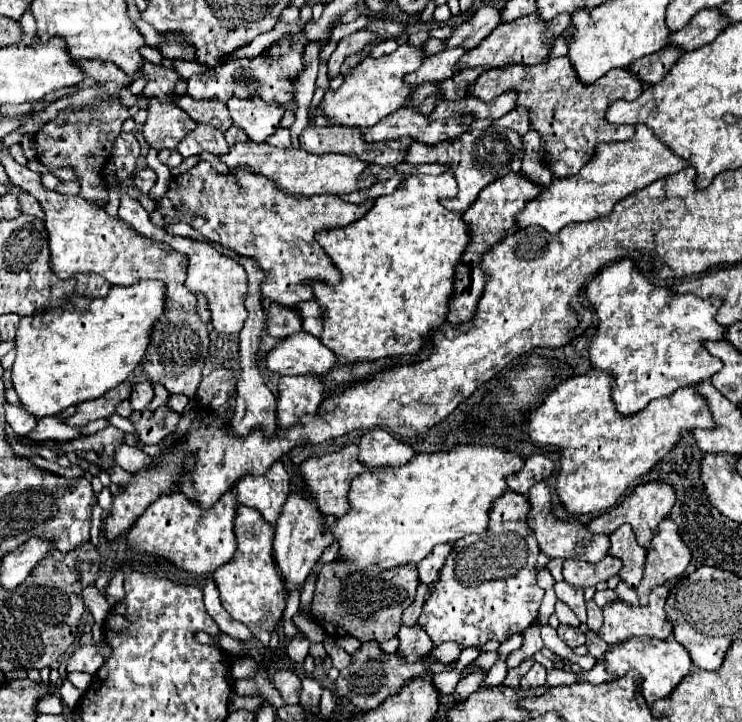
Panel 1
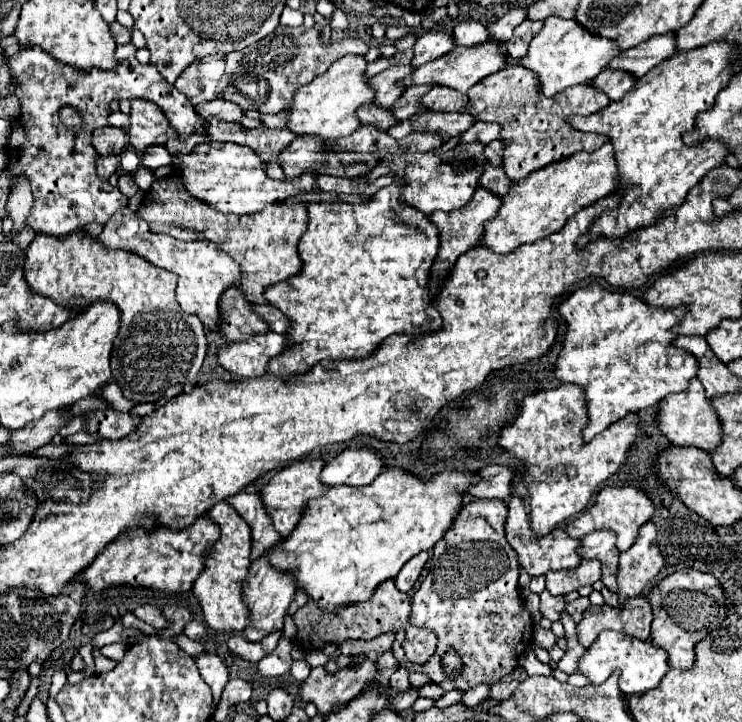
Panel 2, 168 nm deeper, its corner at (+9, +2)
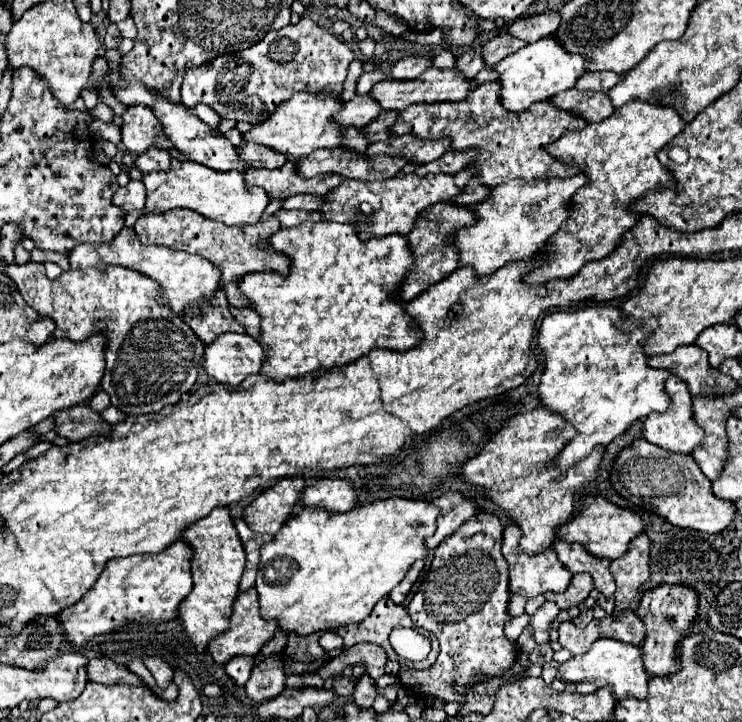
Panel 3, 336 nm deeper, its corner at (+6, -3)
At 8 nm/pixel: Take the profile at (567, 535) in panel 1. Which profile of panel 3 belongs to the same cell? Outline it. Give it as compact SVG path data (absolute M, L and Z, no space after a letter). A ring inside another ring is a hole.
M509 524L503 532L503 556L509 562L509 590L515 594L521 594L525 598L537 596L537 594L545 594L547 590L553 592L565 592L565 588L569 586L573 574L561 564L561 560L557 558L555 548L547 548L543 554L537 556L529 556L525 552L521 552L519 548L519 540L521 540L521 528L517 524Z

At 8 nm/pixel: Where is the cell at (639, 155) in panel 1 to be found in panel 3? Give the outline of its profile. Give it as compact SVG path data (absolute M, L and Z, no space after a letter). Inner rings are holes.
M579 172L571 178L543 178L535 182L525 180L509 180L491 188L489 200L475 204L479 222L473 226L465 226L459 230L455 244L461 252L461 266L475 266L475 272L491 274L499 270L503 264L513 260L533 258L537 252L545 248L549 238L559 232L563 222L571 216L573 194L589 182L585 172Z

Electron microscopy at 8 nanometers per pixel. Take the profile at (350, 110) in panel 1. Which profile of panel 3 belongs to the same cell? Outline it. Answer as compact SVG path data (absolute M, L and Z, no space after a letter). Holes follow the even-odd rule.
M299 90L289 100L281 102L269 120L255 124L251 132L243 134L243 140L271 146L287 158L305 158L317 148L337 148L343 140L343 128L333 120L333 114L337 114L343 104L345 102L335 92L323 90L319 94L311 94L307 90Z

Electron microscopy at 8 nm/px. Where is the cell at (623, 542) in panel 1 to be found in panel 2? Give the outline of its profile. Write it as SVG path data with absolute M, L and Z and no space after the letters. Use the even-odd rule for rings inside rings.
M594 531L580 539L578 555L582 559L596 559L602 563L602 583L612 593L616 591L616 571L618 571L618 549L614 531Z

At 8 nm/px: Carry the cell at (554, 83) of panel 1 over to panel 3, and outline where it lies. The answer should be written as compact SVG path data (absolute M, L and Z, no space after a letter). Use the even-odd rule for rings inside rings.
M493 80L493 82L485 82L481 86L477 86L475 92L469 94L469 98L461 100L461 102L441 102L441 104L413 104L405 110L399 112L399 118L393 126L393 134L415 134L419 138L443 138L449 136L453 140L451 148L453 150L461 150L461 148L469 148L475 146L479 148L479 156L473 164L477 164L481 168L481 180L485 186L497 186L503 184L507 180L515 180L515 178L523 178L523 180L541 180L541 178L569 178L573 174L579 172L579 168L575 164L563 164L561 160L557 160L555 156L551 156L547 152L547 146L551 142L555 142L567 128L571 130L579 130L587 124L587 120L571 110L563 110L557 108L551 100L543 100L533 104L529 110L525 112L509 112L505 110L503 102L501 102L501 82Z

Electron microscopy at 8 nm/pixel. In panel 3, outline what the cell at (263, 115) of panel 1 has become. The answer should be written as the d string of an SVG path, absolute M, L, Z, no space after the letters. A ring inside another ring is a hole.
M197 104L195 108L193 108L193 114L195 116L199 116L209 128L217 128L219 126L219 122L221 122L221 116L213 110L213 108L209 108L209 106L205 106L205 104Z

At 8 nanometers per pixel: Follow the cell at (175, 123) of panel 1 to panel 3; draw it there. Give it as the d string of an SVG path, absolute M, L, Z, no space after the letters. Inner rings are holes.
M141 104L127 108L123 114L121 140L131 156L141 156L141 152L147 152L149 146L161 146L163 150L173 148L153 110Z

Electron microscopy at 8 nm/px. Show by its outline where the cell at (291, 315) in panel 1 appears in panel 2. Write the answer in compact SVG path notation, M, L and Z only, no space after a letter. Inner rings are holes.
M234 287L226 289L220 299L220 315L222 323L218 325L218 331L228 341L244 341L252 335L266 333L266 323L250 309L250 303L244 301L242 293Z

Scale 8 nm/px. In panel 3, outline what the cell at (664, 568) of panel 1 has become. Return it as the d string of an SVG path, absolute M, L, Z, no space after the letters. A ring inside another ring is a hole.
M647 534L637 536L629 544L627 556L611 562L611 572L617 582L615 590L615 610L621 612L629 608L641 590L641 586L649 580L649 548L651 540Z

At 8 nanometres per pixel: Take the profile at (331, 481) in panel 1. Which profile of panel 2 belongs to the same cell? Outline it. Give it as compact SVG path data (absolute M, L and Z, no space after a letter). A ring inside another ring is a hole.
M312 459L312 461L296 461L284 469L280 469L262 489L260 489L260 497L262 497L262 503L272 519L272 525L274 529L286 537L290 535L290 531L298 525L300 517L302 517L302 511L306 507L306 501L312 499L312 497L318 497L318 495L324 495L326 493L326 485L320 483L320 471L322 471L324 463L320 459Z

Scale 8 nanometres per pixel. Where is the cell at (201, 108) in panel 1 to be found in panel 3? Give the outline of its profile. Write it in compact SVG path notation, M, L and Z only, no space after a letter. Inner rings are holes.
M241 142L241 146L235 148L237 154L241 156L243 162L247 162L253 168L281 168L287 162L287 156L267 148L267 146L259 146L259 144L249 144L249 142Z

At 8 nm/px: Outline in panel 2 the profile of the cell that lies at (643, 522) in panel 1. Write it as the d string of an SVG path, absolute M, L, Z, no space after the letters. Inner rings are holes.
M604 487L598 491L594 505L584 509L576 519L572 519L566 527L566 533L572 539L582 539L584 535L596 529L610 529L618 537L618 551L626 551L638 537L638 529L652 517L654 505L652 501L636 487Z

